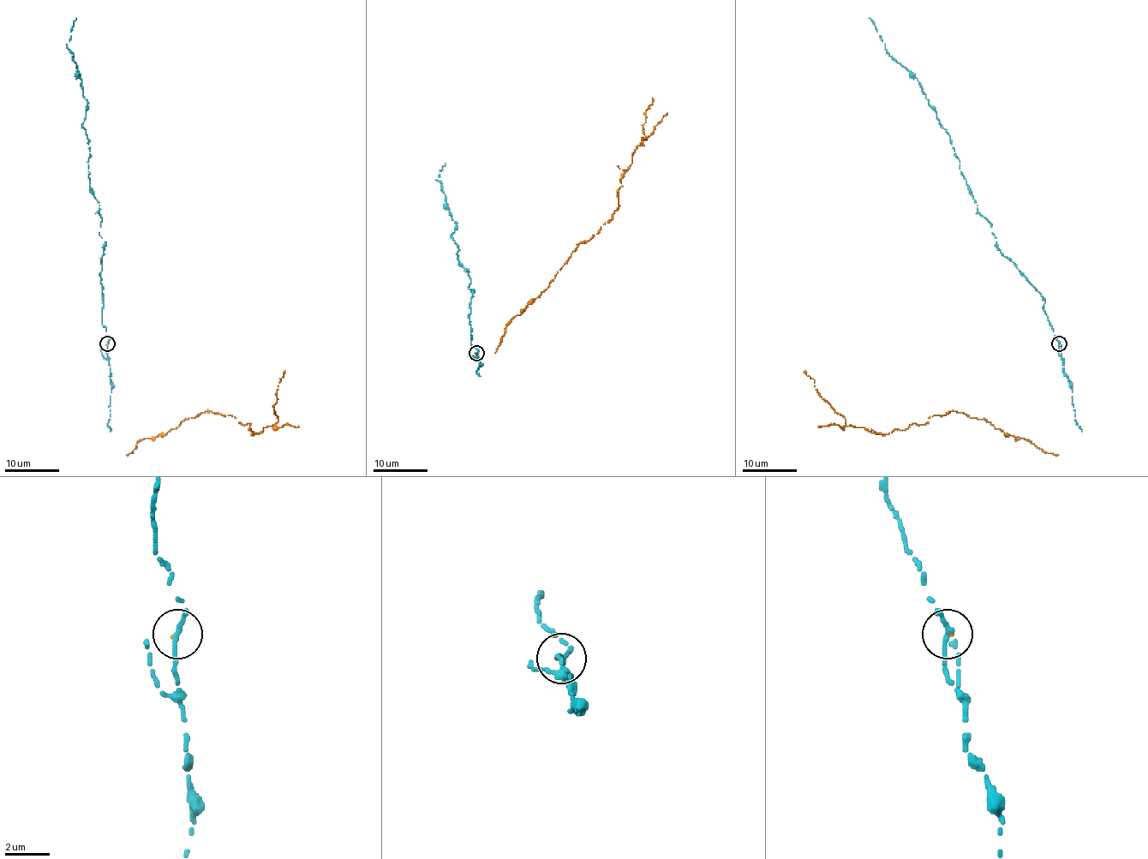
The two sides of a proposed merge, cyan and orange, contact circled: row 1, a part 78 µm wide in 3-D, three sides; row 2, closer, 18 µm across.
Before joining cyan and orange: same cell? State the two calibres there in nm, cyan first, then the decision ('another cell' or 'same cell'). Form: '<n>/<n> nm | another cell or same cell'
200/100 nm | same cell

